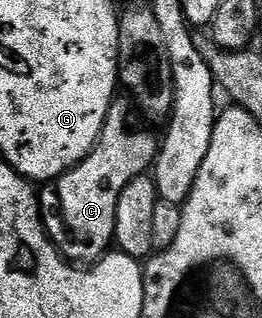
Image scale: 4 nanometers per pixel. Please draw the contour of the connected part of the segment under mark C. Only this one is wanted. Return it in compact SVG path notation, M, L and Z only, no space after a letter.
M120 106L110 108L97 145L51 186L40 189L41 225L58 252L70 262L96 262L110 251L119 194L135 177L146 175L157 159L158 137L153 137L137 121L138 113L133 112L124 112Z

